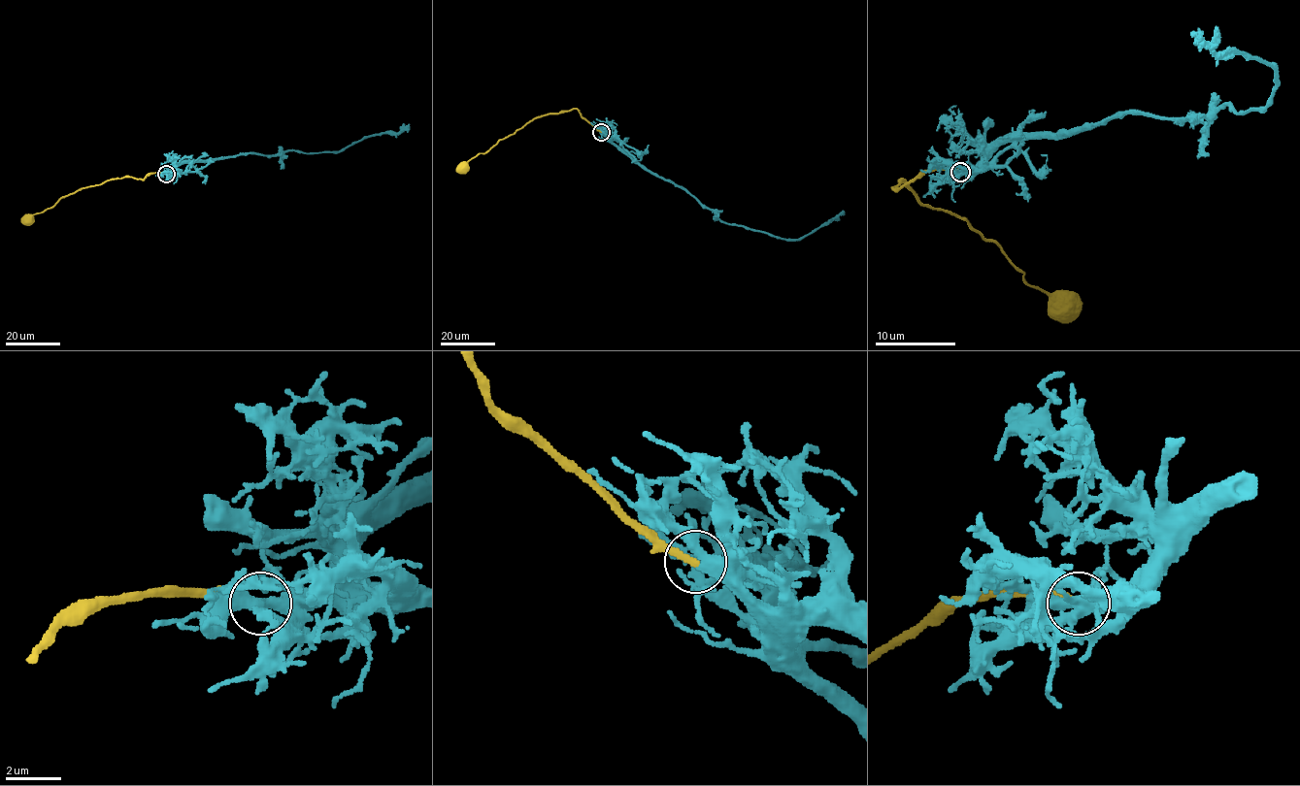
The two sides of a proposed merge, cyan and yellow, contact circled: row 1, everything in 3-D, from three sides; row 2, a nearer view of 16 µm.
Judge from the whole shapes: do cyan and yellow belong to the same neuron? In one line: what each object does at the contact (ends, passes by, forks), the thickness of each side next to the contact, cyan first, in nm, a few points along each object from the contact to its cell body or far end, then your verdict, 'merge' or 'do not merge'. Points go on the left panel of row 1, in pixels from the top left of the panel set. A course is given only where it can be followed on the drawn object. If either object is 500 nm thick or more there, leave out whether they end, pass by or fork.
cyan passes by; yellow ends; calibres 440 and 260 nm; course cyan (166, 174), (183, 162), (250, 153), (282, 155), (287, 150), (336, 152), (371, 136), (398, 133), (409, 124); course yellow (166, 174), (150, 173), (144, 179), (113, 179), (80, 188), (27, 219); merge

